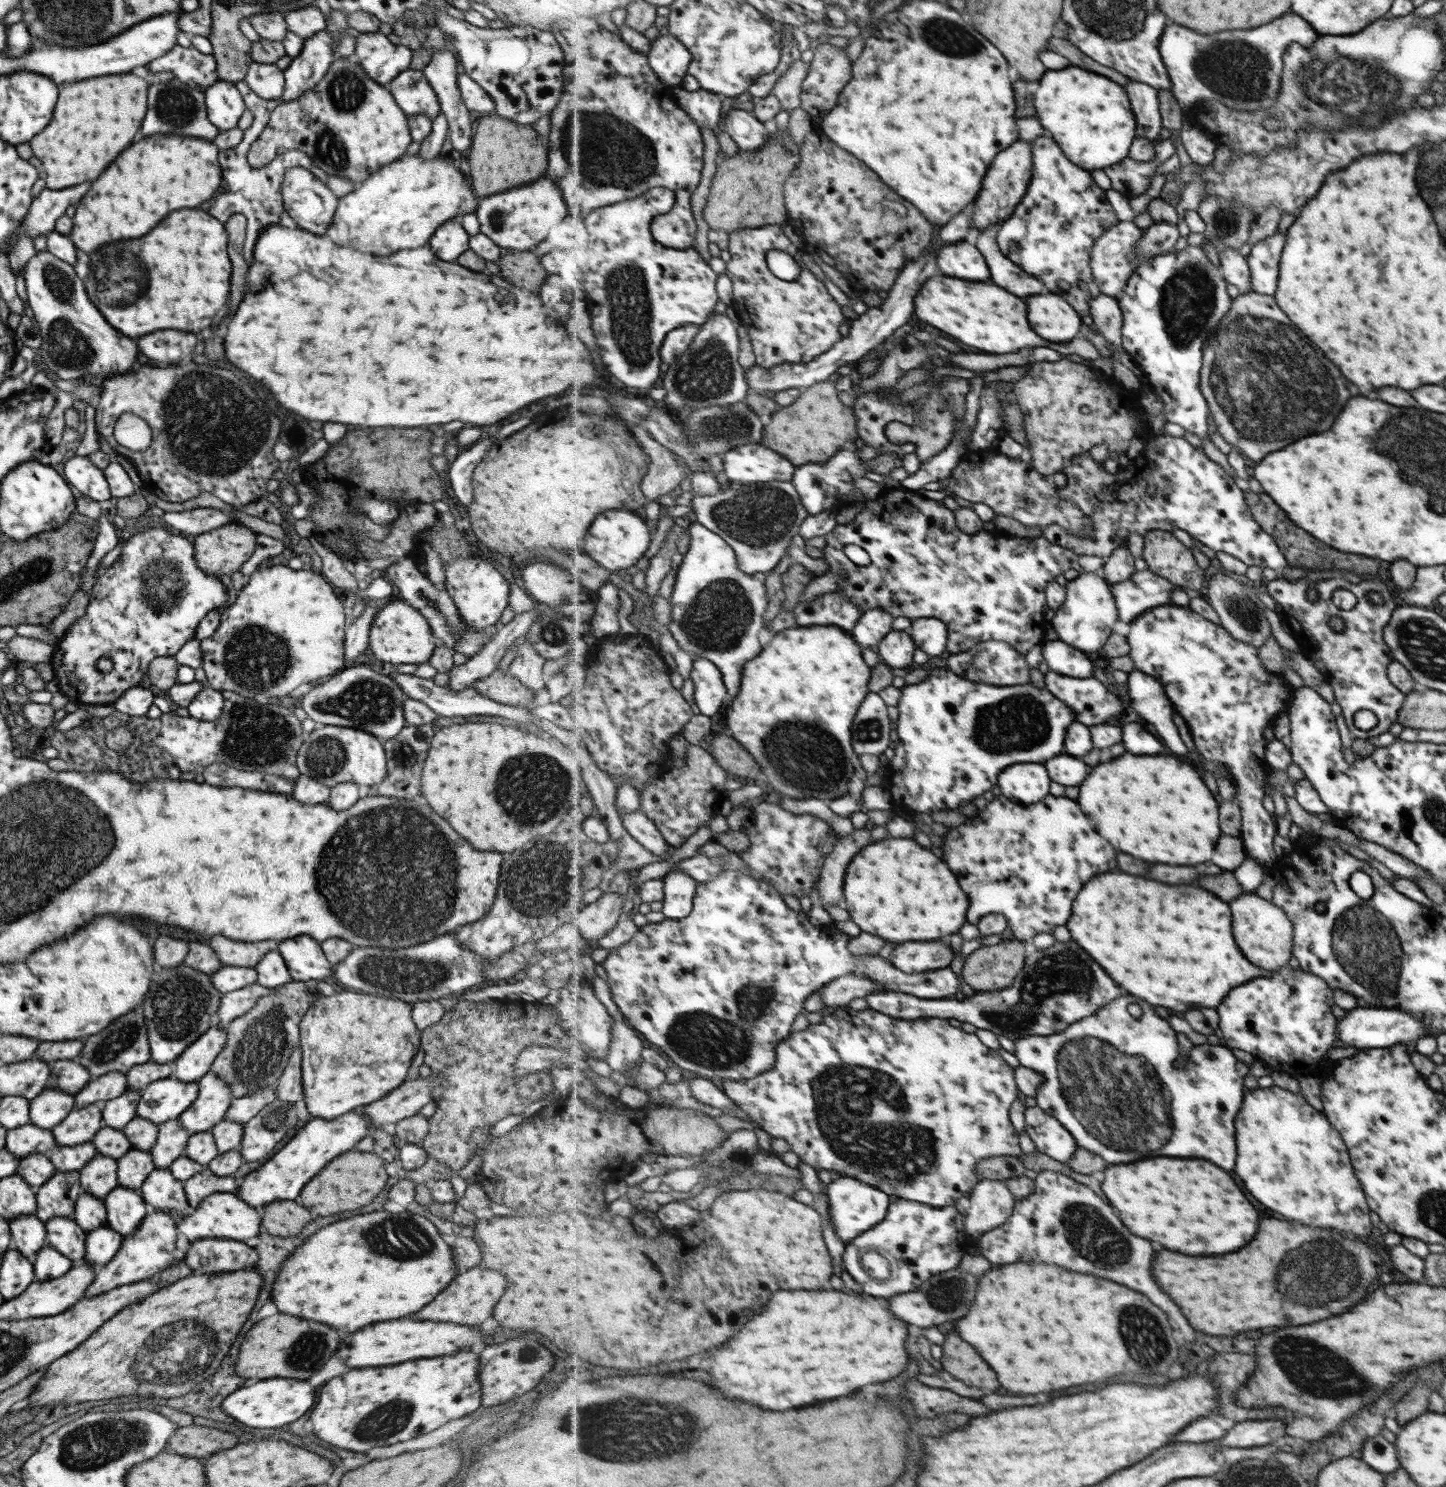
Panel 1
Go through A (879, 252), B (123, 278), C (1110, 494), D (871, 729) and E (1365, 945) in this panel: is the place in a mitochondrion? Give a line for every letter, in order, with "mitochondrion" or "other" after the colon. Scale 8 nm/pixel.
A: other
B: mitochondrion
C: other
D: mitochondrion
E: mitochondrion

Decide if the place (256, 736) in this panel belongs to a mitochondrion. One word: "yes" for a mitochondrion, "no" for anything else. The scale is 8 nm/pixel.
yes

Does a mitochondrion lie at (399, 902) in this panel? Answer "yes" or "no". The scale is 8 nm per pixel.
yes

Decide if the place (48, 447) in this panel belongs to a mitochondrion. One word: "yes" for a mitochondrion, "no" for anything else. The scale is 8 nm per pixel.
no

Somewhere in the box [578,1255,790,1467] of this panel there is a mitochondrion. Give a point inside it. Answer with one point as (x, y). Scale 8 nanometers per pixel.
(668, 1427)

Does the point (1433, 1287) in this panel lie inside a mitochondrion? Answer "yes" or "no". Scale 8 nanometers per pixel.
no

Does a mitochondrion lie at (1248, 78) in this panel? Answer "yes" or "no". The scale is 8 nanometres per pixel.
yes

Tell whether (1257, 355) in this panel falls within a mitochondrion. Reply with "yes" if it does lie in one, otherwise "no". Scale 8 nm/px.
yes

